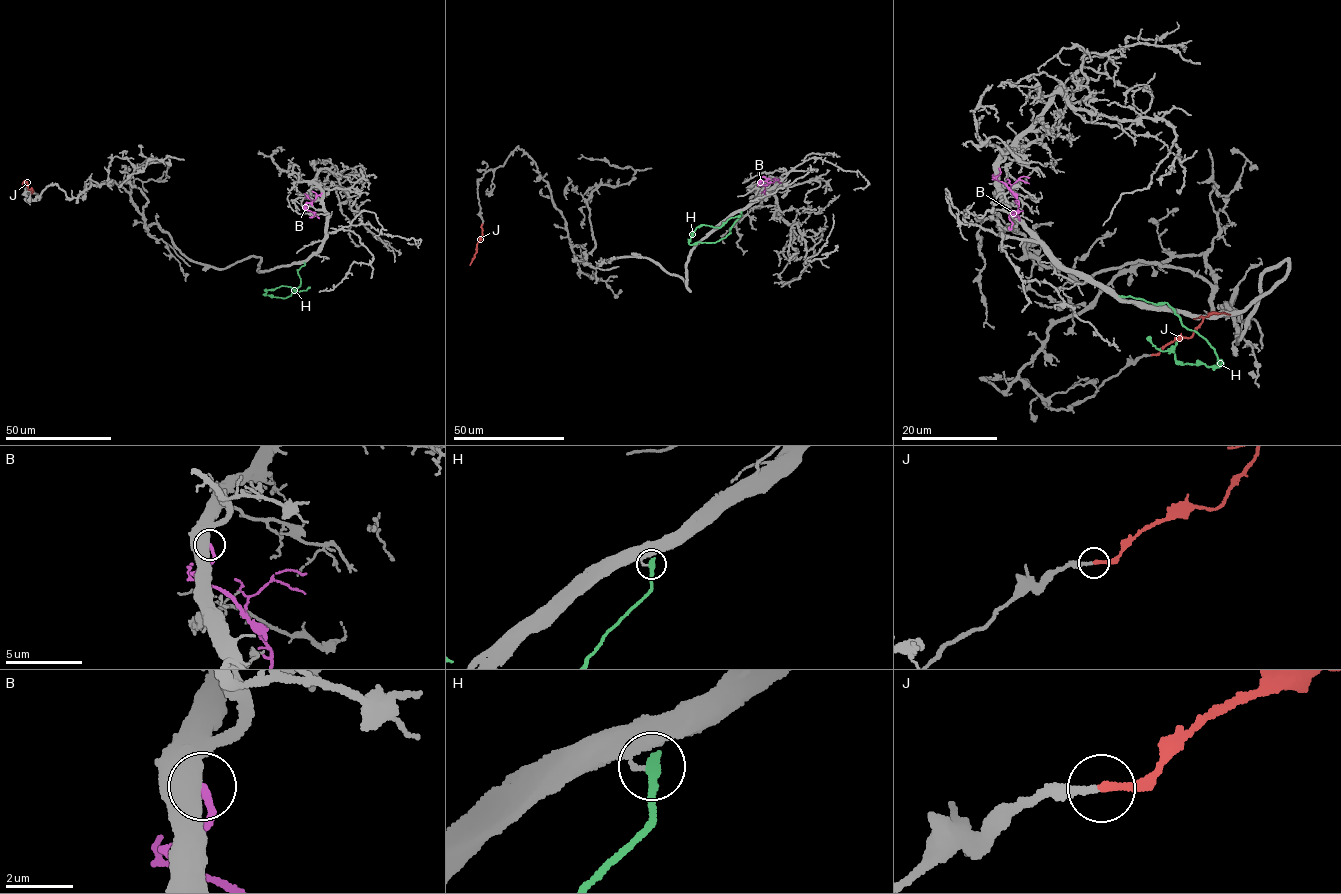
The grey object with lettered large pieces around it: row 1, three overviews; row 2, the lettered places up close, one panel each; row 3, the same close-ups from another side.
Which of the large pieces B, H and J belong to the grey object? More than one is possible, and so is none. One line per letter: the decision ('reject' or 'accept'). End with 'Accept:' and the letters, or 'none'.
B: reject
H: reject
J: accept
Accept: J

